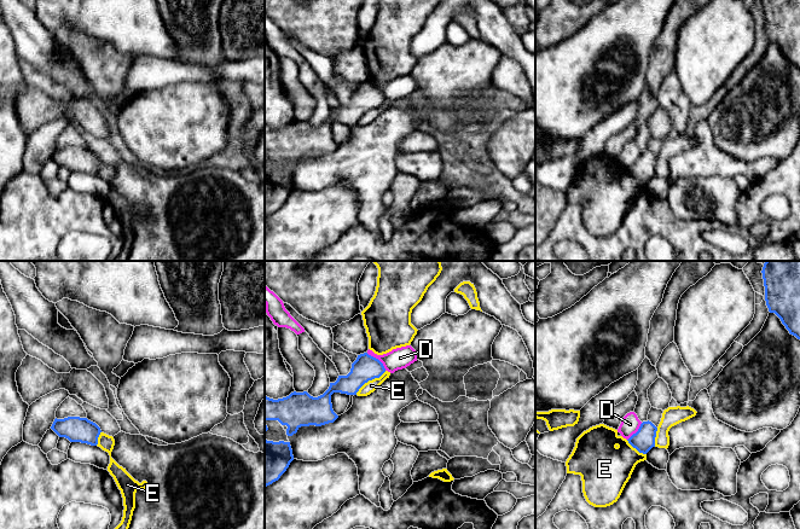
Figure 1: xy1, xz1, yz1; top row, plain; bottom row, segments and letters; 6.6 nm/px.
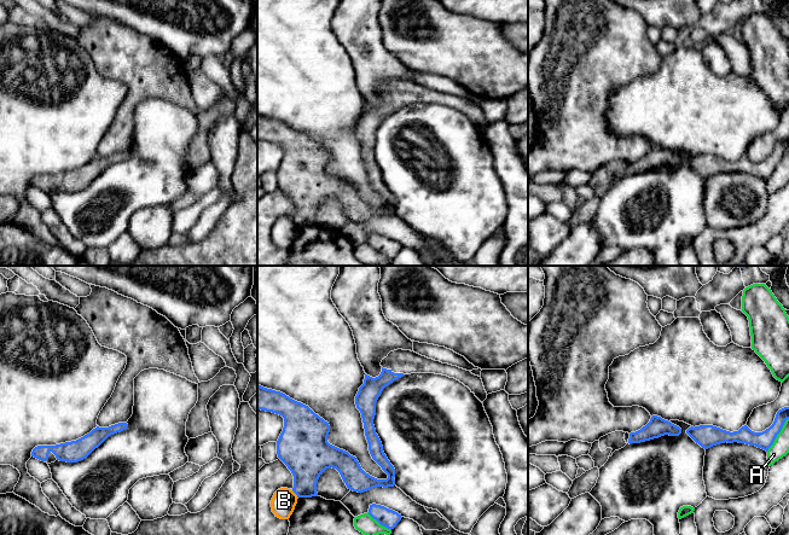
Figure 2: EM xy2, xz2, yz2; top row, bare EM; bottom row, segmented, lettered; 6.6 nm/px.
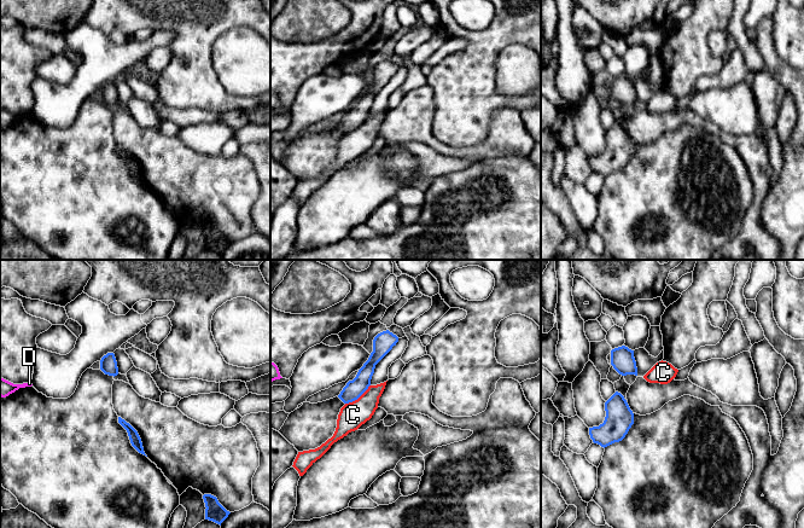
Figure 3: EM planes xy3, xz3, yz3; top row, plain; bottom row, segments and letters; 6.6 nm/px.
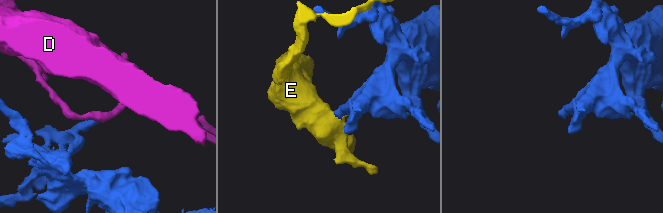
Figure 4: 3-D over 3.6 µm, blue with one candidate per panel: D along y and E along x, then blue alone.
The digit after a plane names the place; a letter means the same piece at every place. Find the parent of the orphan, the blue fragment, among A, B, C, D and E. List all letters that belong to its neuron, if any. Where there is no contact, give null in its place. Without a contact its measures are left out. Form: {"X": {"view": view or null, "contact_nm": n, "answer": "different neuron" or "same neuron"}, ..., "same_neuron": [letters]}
{"A": {"view": "yz2", "contact_nm": 260, "answer": "different neuron"}, "B": {"view": "xz2", "contact_nm": 80, "answer": "different neuron"}, "C": {"view": "xz3", "contact_nm": 220, "answer": "different neuron"}, "D": {"view": "xz1", "contact_nm": 180, "answer": "different neuron"}, "E": {"view": "xz1", "contact_nm": 260, "answer": "different neuron"}, "same_neuron": []}

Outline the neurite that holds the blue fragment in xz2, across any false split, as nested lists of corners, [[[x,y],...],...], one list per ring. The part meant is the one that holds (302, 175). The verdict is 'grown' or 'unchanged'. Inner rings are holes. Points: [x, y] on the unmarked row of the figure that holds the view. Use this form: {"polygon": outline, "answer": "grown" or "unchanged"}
{"polygon": [[[398,78],[390,81],[382,89],[381,95],[382,101],[378,106],[372,107],[365,104],[364,114],[355,126],[355,134],[361,143],[370,184],[388,204],[387,209],[377,209],[370,205],[361,198],[355,186],[330,174],[327,171],[329,152],[308,135],[280,121],[257,114],[257,139],[272,141],[284,147],[284,157],[277,170],[277,184],[294,205],[292,221],[297,227],[318,226],[318,209],[330,197],[340,202],[347,217],[353,221],[364,222],[377,216],[395,215],[395,198],[383,181],[373,149],[376,132],[383,118],[402,105],[411,103],[447,105],[468,116],[482,133],[487,128],[481,106],[411,80]]], "answer": "grown"}

